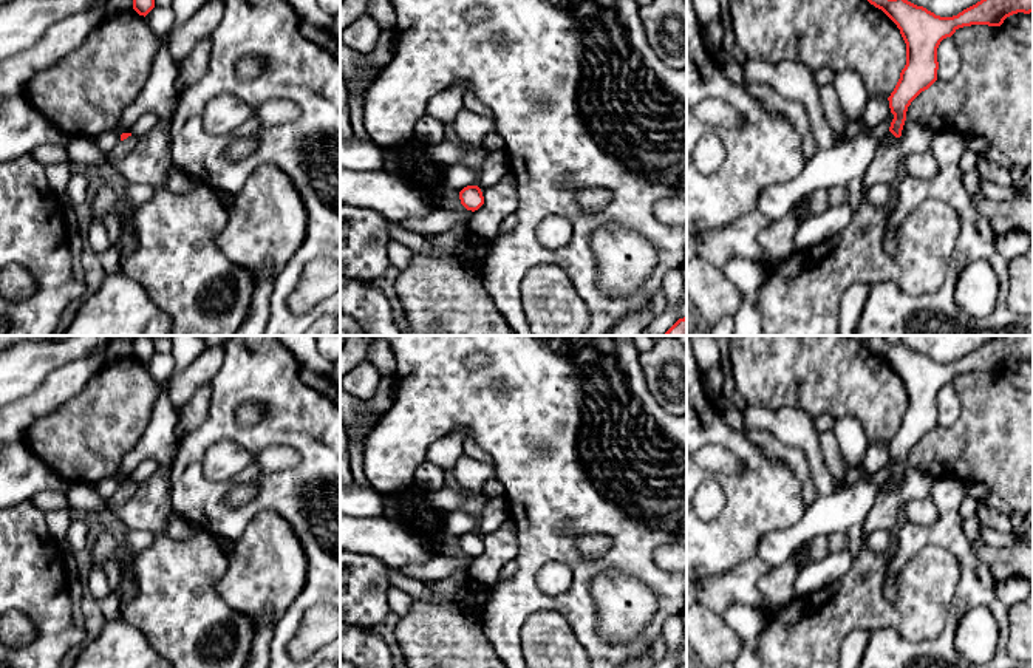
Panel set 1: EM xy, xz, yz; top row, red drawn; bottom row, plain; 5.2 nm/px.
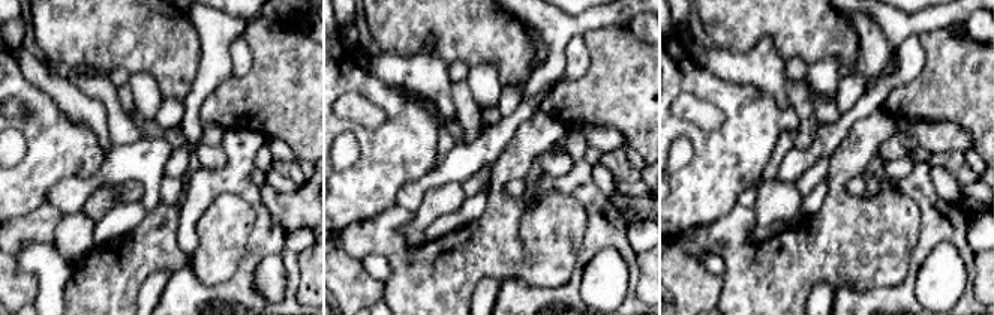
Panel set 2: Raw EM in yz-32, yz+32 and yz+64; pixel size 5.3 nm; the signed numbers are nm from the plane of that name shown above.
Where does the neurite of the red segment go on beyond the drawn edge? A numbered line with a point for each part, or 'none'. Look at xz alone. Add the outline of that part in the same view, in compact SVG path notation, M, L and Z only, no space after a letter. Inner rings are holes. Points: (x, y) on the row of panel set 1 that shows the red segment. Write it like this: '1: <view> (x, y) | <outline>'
none

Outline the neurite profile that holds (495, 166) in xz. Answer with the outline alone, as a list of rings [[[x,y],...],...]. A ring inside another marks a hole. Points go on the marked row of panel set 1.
[[[489,152],[479,169],[478,187],[482,190],[495,186],[507,172],[509,165],[506,152]]]

